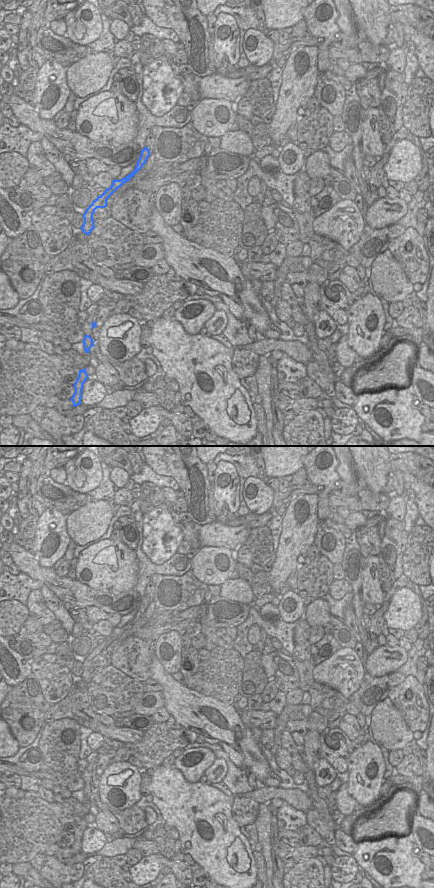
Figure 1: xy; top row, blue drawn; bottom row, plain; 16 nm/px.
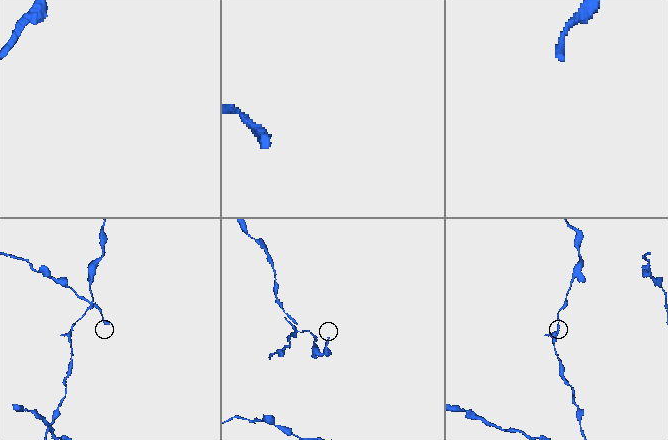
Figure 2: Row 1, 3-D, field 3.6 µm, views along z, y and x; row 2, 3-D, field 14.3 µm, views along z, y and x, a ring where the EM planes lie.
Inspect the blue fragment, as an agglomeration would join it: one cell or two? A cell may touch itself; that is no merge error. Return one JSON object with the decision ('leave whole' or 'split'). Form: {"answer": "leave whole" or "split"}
{"answer": "leave whole"}

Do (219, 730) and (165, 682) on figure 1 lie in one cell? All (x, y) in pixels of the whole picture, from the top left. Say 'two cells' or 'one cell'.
one cell

